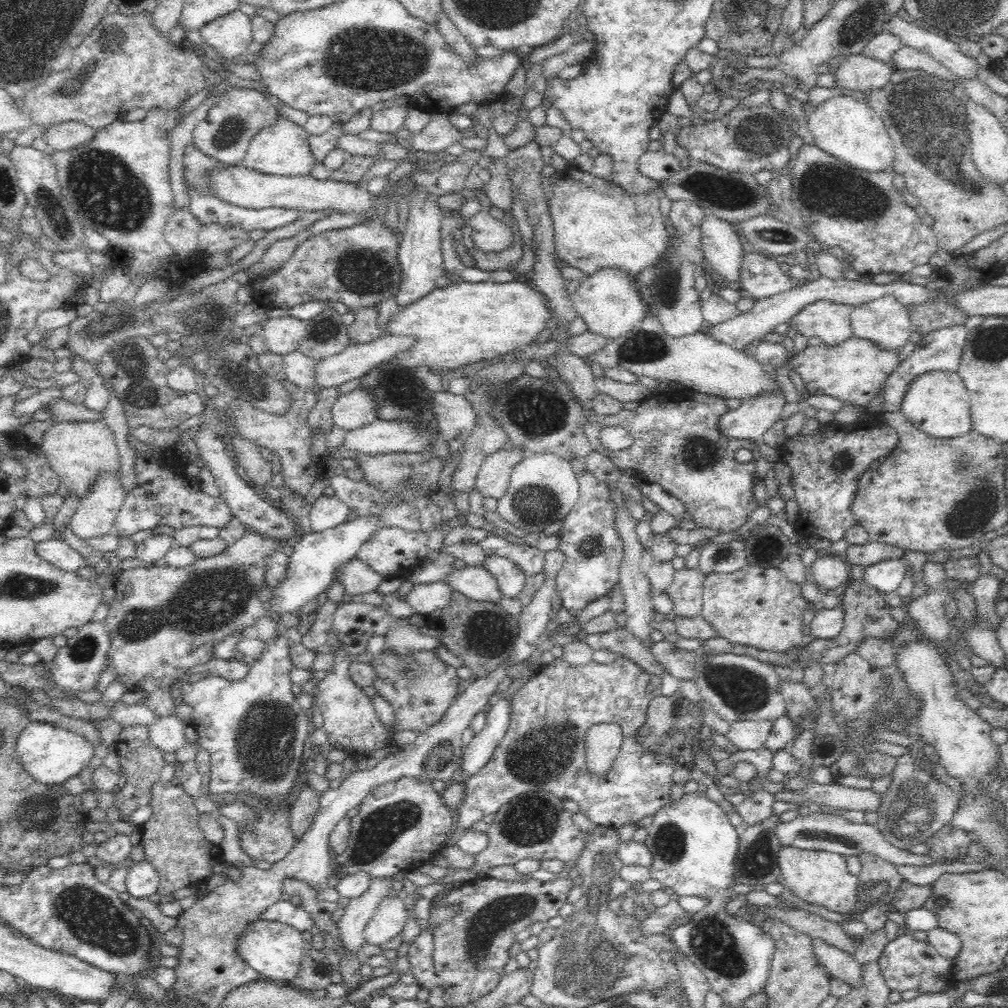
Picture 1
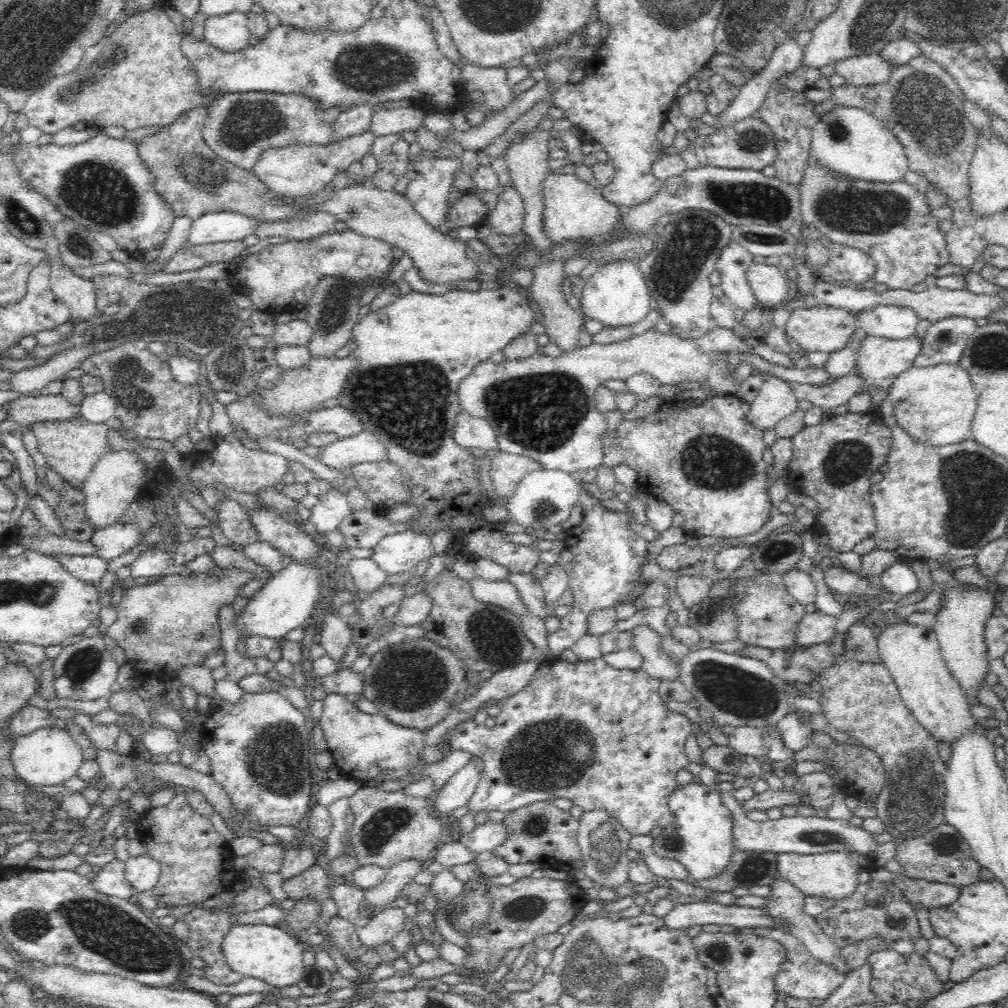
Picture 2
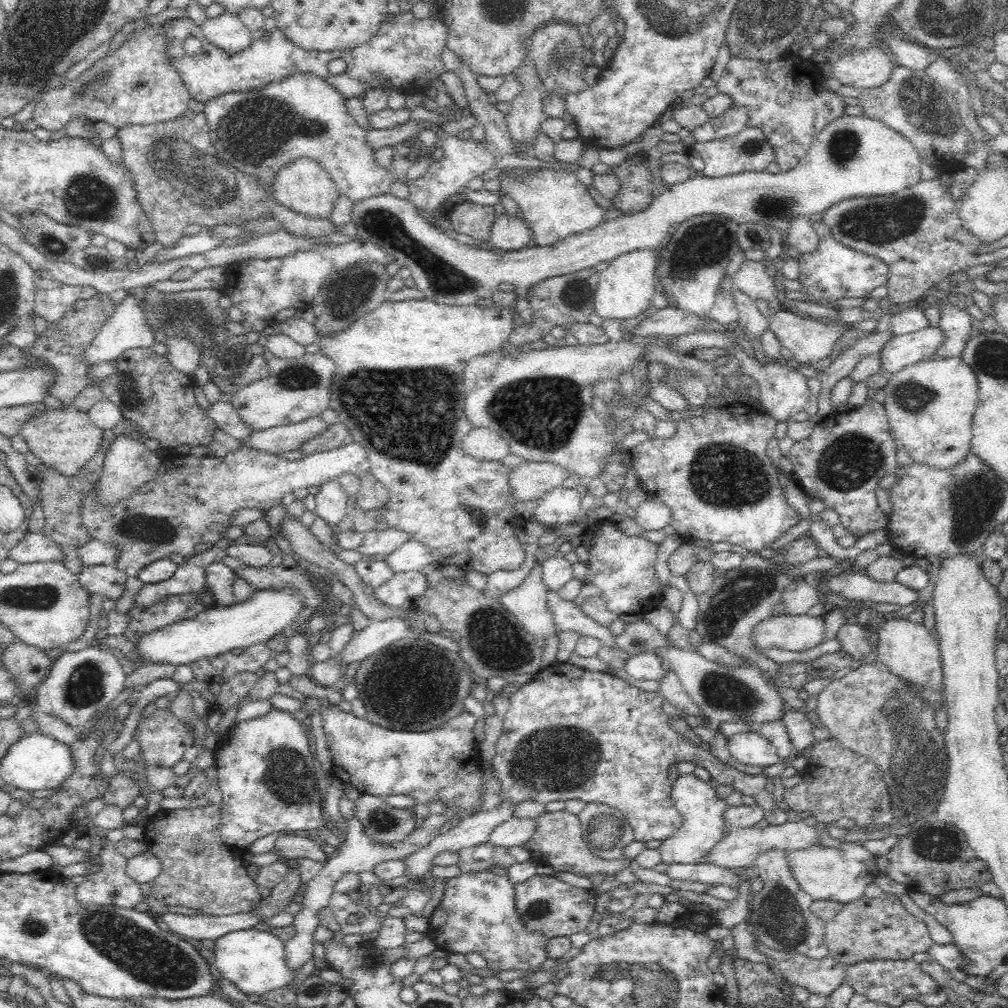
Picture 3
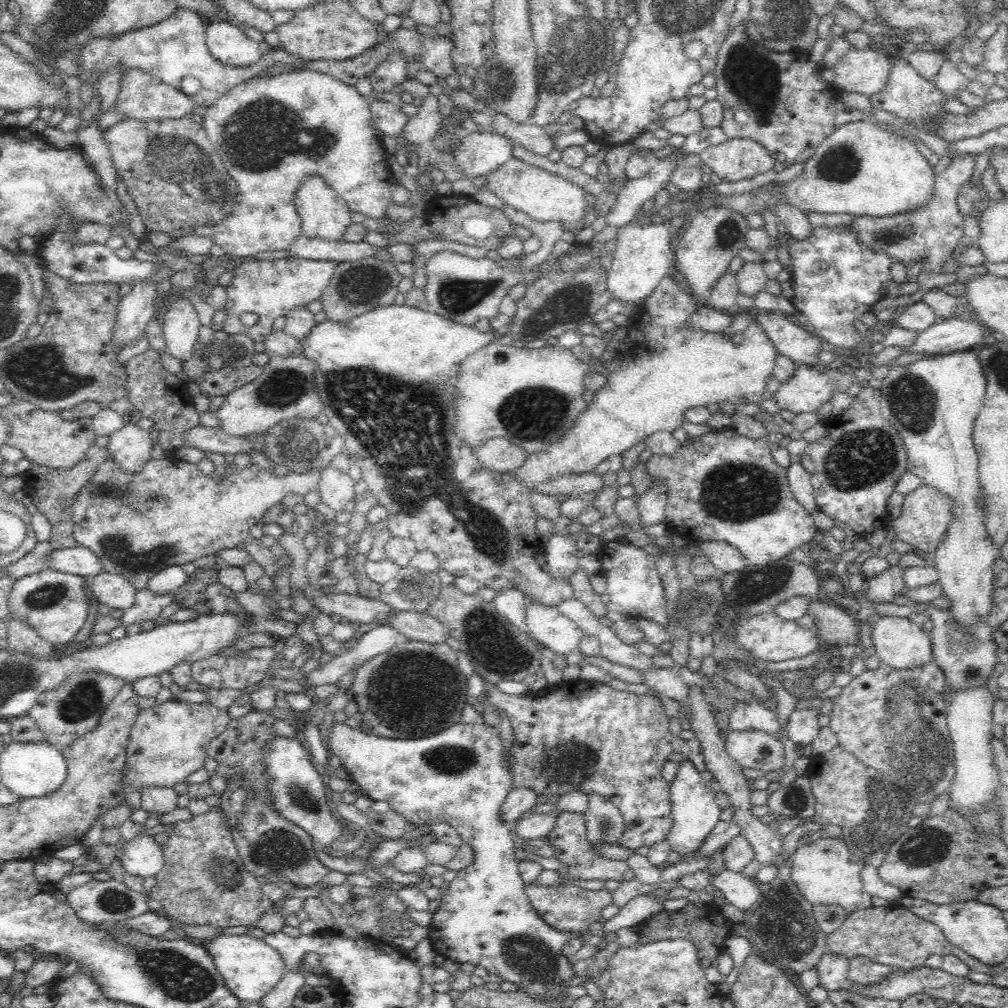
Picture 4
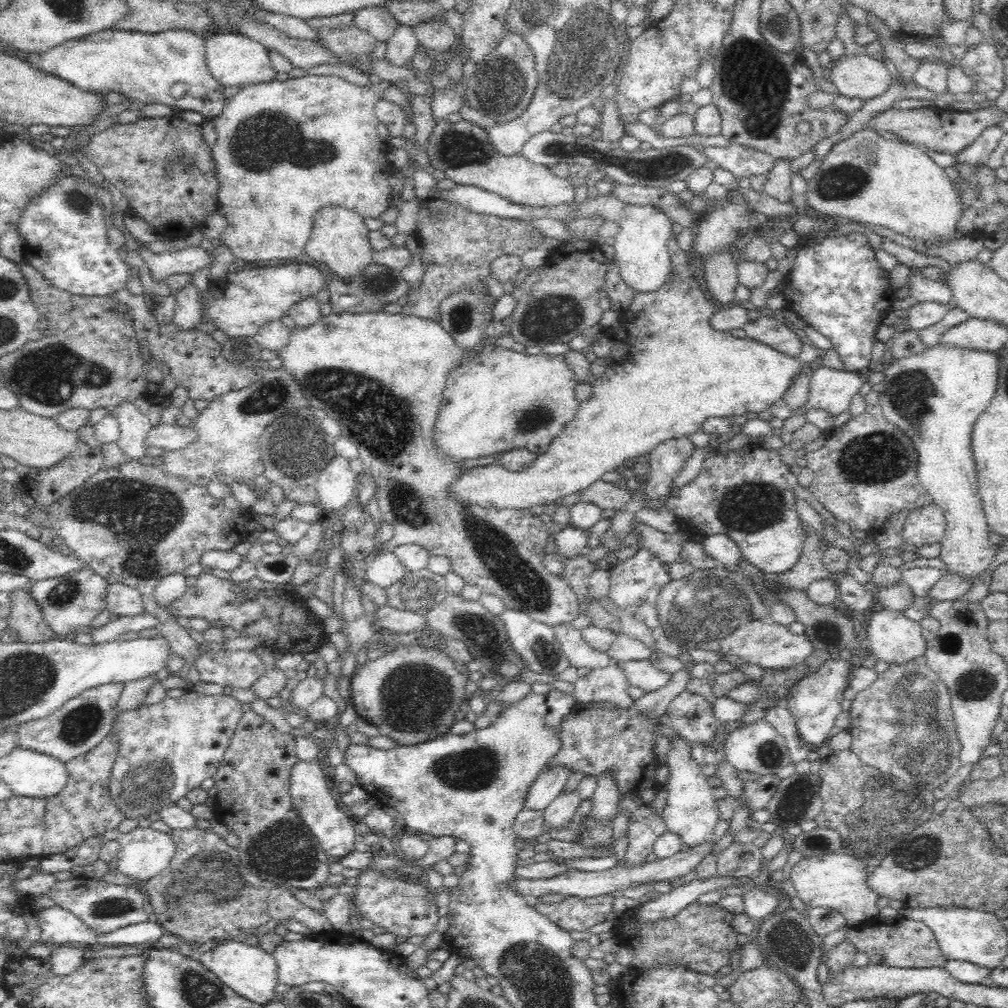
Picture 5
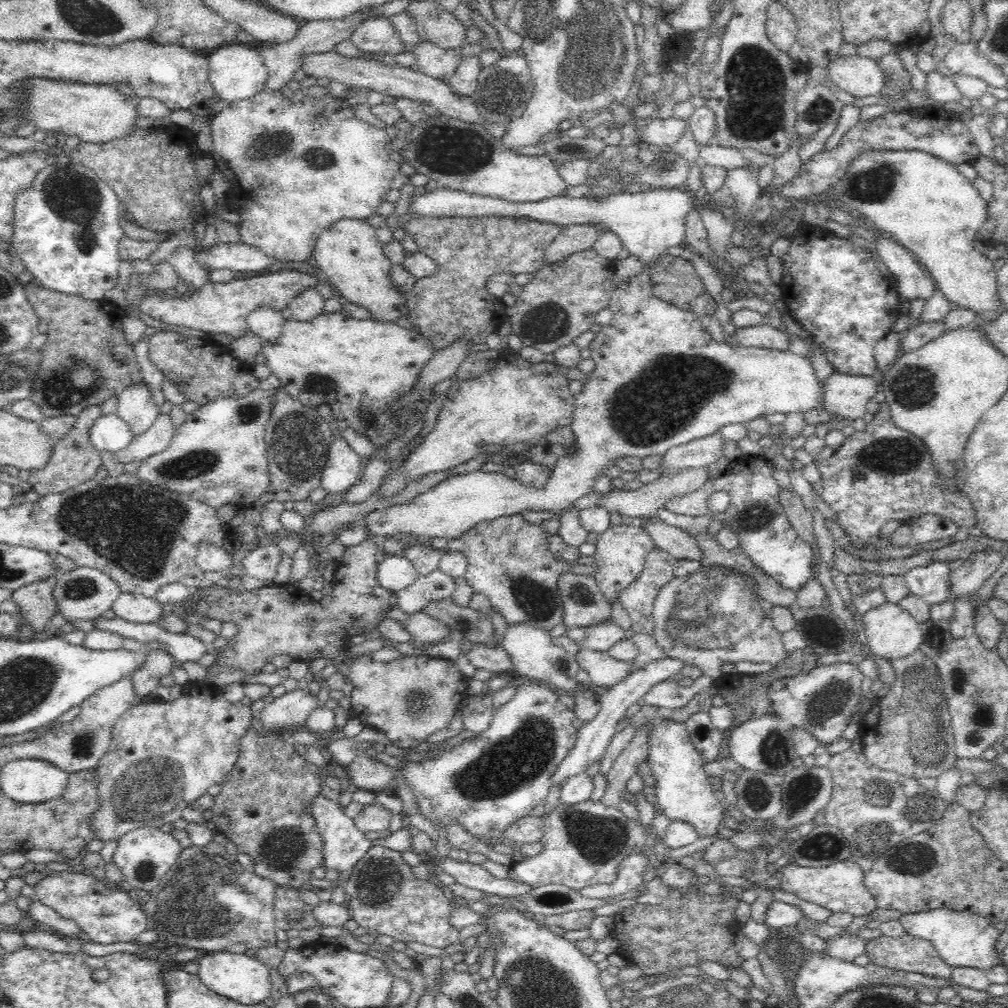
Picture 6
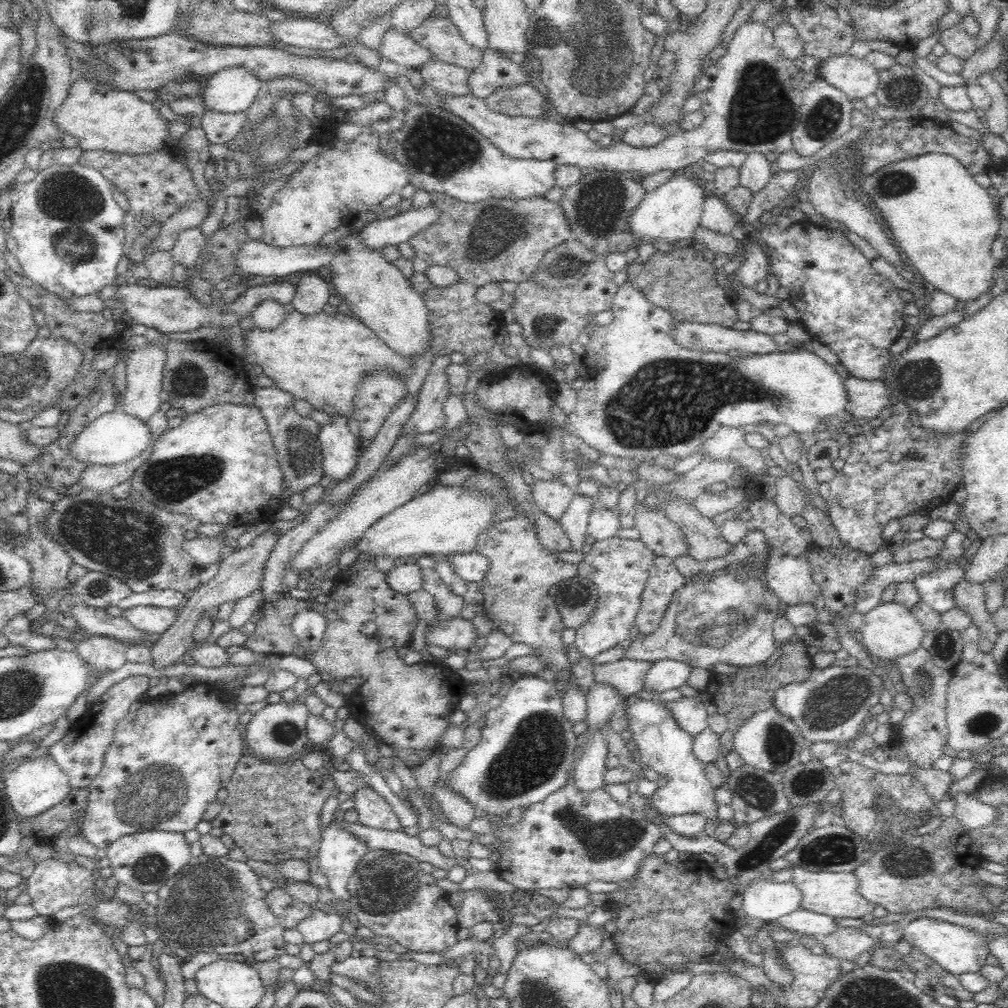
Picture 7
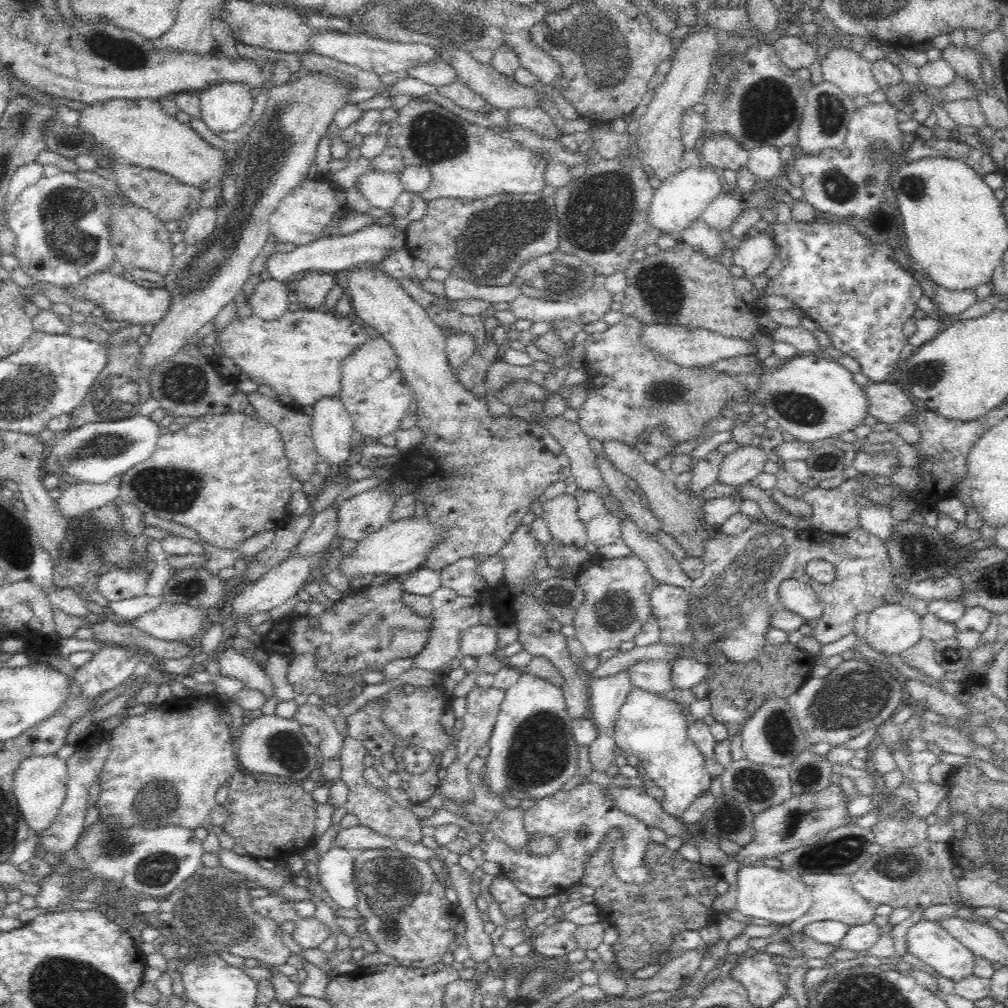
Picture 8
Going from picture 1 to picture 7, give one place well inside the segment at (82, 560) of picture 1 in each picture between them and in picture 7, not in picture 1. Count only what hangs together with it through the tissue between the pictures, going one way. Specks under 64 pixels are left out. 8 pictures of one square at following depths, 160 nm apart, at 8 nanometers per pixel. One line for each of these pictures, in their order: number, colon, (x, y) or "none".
2: (88, 568)
3: (108, 582)
4: (116, 591)
5: (122, 601)
6: (138, 609)
7: (148, 619)

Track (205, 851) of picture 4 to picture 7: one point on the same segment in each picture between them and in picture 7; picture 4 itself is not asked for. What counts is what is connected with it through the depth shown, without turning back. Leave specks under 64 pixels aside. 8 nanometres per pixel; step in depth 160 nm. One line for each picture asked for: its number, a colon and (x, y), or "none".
5: (206, 894)
6: (207, 902)
7: (216, 905)

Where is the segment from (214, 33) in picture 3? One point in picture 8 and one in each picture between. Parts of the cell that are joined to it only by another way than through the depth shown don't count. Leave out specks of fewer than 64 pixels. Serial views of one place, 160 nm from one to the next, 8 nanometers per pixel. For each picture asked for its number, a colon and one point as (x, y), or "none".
4: (229, 45)
5: (235, 61)
6: (236, 72)
7: (231, 91)
8: (224, 107)

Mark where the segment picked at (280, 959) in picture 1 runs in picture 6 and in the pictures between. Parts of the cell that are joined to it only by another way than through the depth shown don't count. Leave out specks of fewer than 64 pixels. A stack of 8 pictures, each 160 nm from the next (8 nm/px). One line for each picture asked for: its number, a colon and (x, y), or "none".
2: (265, 952)
3: (254, 961)
4: (250, 968)
5: (247, 970)
6: (244, 980)

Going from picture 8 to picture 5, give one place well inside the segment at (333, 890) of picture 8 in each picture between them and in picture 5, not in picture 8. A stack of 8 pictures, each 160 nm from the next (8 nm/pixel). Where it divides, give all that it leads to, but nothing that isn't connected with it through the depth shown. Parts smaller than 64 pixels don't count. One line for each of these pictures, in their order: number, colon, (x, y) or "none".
5: (316, 803)
6: (344, 844)
7: (339, 852)

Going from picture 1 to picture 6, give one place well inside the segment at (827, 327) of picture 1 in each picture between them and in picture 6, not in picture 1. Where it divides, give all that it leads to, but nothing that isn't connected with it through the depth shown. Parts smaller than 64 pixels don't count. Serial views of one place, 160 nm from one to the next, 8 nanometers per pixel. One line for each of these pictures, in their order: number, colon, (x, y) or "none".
2: (818, 329)
3: (809, 341)
4: (793, 342)
5: (769, 329)
6: (764, 336)

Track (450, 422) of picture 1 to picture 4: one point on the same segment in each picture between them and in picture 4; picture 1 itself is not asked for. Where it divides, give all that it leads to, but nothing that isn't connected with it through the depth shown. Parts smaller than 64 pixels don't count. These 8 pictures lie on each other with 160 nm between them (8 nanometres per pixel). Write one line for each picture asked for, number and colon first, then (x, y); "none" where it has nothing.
2: (470, 432)
3: (486, 445)
4: (501, 455)

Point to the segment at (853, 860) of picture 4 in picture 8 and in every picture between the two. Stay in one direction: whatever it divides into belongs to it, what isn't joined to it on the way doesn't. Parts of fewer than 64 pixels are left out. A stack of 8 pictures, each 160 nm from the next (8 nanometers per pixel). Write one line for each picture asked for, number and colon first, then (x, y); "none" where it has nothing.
5: (836, 880)
6: (839, 888)
7: (835, 894)
8: (834, 898)

